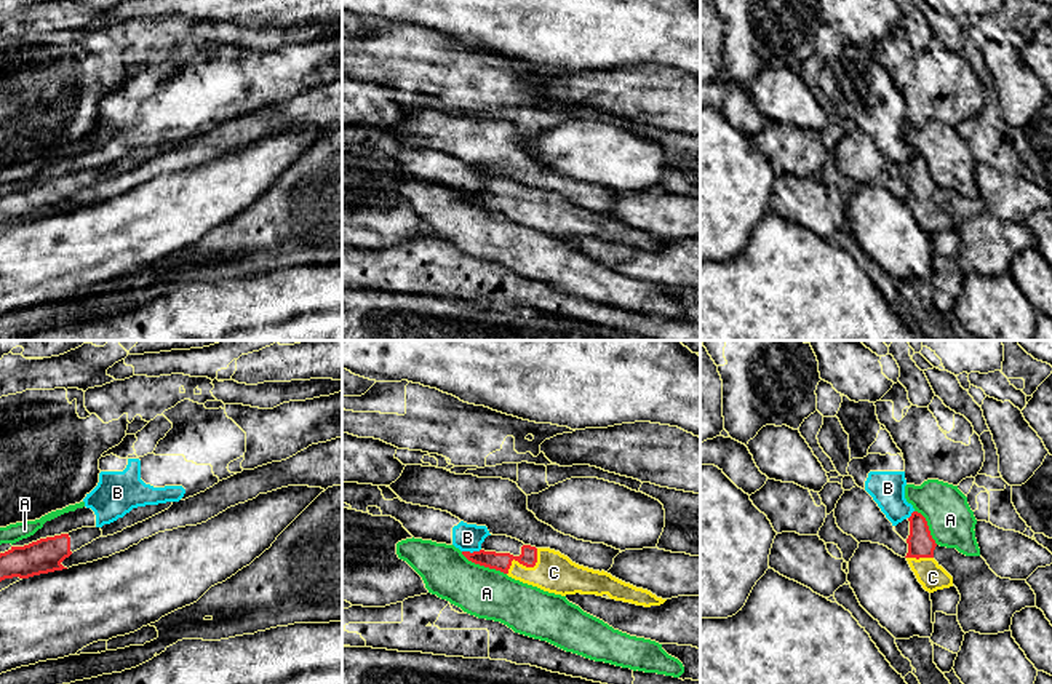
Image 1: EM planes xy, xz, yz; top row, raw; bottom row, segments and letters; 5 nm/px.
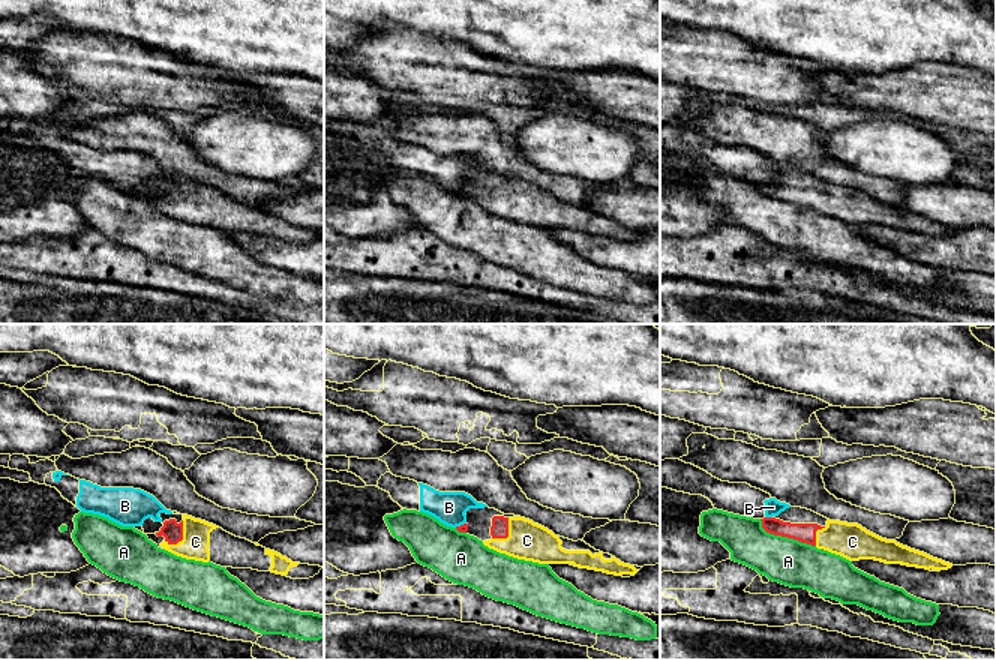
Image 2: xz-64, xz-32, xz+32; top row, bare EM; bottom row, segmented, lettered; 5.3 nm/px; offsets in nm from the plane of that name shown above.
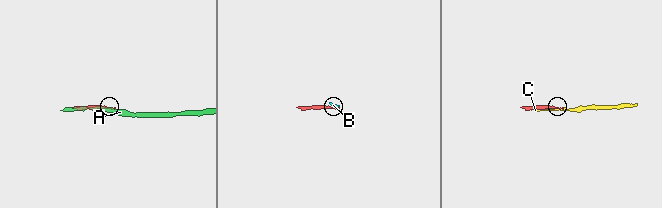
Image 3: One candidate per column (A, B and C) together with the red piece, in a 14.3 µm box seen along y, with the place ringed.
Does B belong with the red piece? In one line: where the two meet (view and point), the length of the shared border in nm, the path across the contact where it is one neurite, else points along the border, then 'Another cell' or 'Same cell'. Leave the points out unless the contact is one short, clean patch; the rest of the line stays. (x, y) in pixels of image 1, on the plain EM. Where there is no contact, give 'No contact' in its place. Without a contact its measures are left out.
Touches red at xz (469, 194). Shared border 100 nm. Boundary: xz (480, 190), (462, 194). Another cell

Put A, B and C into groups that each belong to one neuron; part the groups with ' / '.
A / B / C

